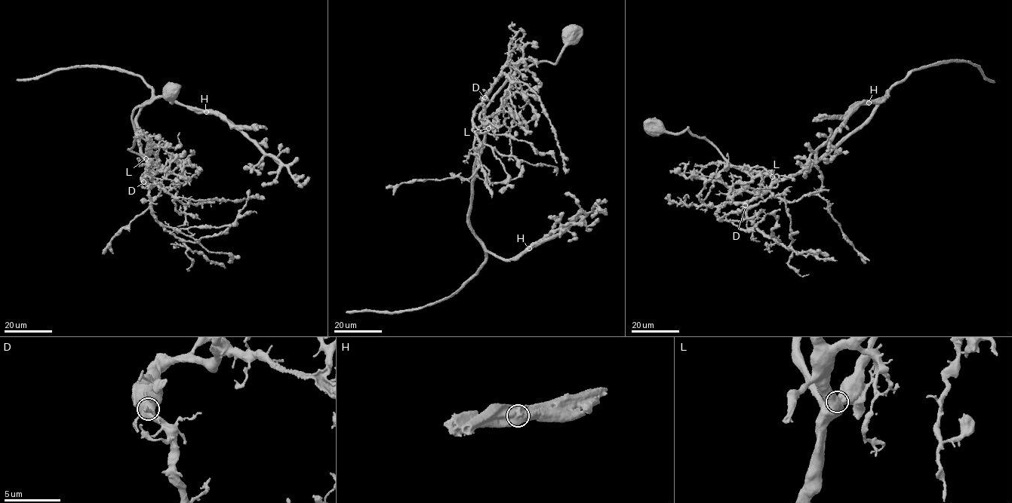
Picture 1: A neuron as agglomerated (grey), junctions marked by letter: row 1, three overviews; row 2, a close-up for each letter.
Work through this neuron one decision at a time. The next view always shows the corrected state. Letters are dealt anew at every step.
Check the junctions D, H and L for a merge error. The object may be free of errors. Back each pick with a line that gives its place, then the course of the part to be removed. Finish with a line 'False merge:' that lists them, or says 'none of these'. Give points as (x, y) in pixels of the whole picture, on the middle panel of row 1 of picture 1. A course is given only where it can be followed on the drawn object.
H: place (529, 248); course (529, 248), (555, 230), (569, 226), (579, 217), (585, 225)
False merge: H

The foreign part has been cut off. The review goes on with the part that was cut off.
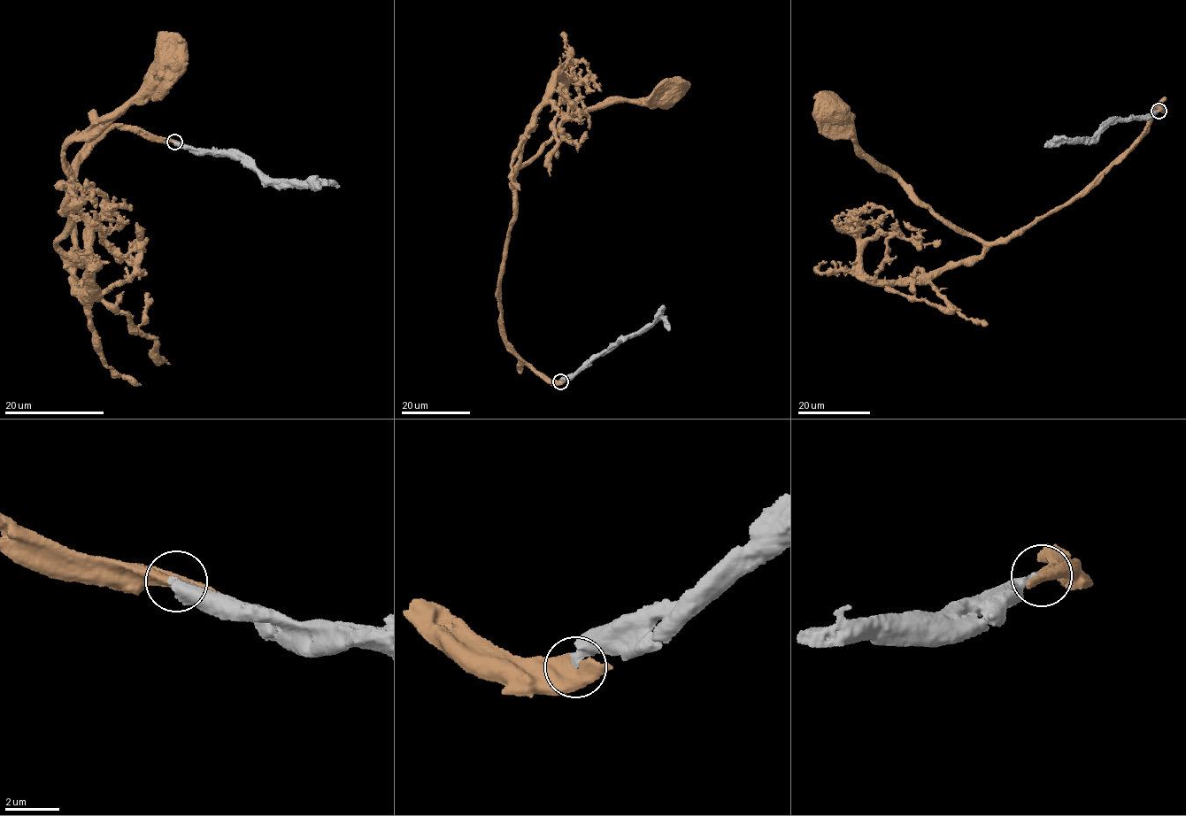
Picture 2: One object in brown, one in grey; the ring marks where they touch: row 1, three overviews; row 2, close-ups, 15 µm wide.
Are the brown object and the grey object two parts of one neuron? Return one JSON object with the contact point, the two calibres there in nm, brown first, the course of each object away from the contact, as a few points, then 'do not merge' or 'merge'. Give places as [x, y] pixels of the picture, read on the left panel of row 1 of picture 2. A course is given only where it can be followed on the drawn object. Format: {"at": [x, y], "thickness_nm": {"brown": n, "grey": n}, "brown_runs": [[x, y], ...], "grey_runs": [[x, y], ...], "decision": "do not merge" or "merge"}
{"at": [174, 142], "thickness_nm": {"brown": 500, "grey": 360}, "brown_runs": [[173, 141], [115, 127], [81, 151], [65, 199], [82, 259], [68, 260], [68, 143], [168, 60]], "grey_runs": [[173, 141], [246, 159], [273, 179], [318, 180], [334, 183], [338, 187]], "decision": "merge"}

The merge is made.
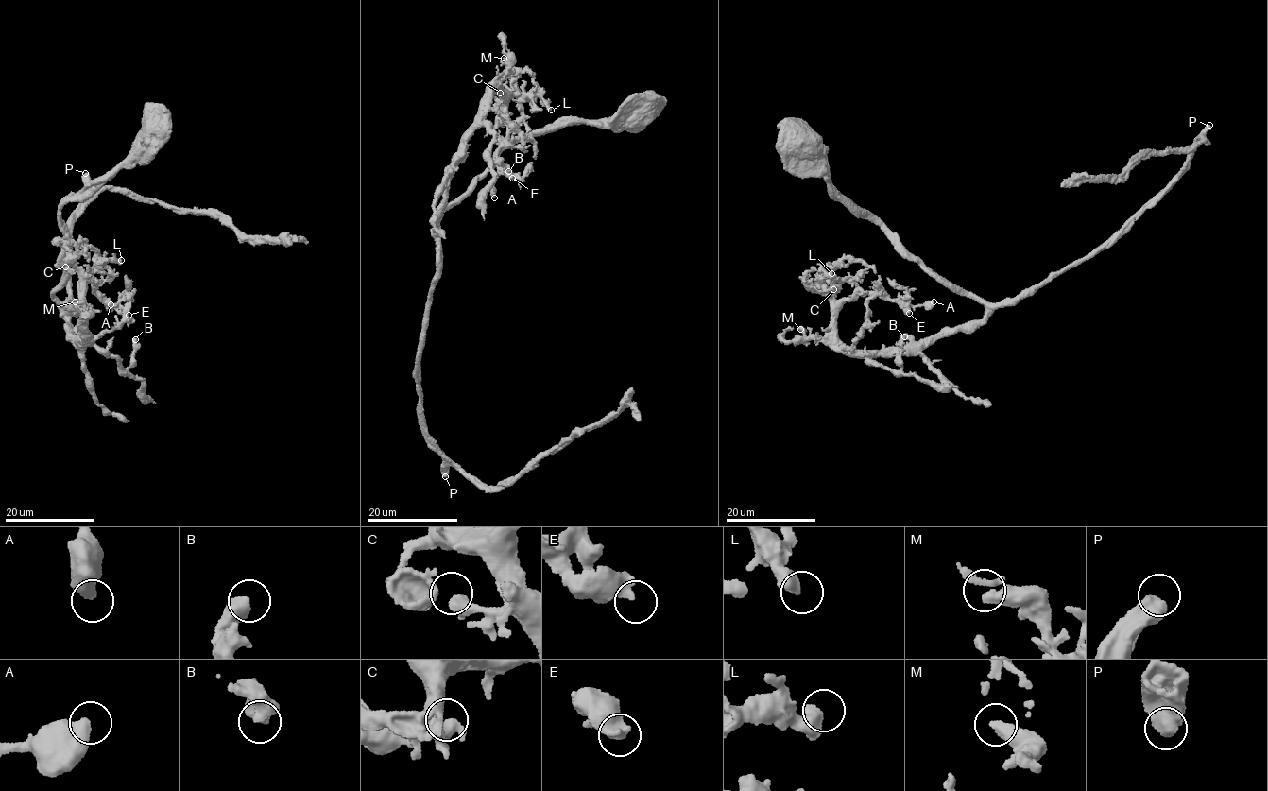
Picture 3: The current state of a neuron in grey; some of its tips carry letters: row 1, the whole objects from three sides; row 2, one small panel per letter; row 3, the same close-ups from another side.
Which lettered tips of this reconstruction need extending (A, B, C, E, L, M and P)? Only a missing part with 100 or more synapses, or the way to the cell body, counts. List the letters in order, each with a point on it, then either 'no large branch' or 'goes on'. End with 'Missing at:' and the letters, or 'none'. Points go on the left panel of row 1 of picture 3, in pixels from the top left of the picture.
A: at (111, 304); no large branch
B: at (135, 339); no large branch
C: at (65, 266); no large branch
E: at (128, 315); no large branch
L: at (121, 260); no large branch
M: at (75, 301); no large branch
P: at (85, 173); goes on
Missing at: P

